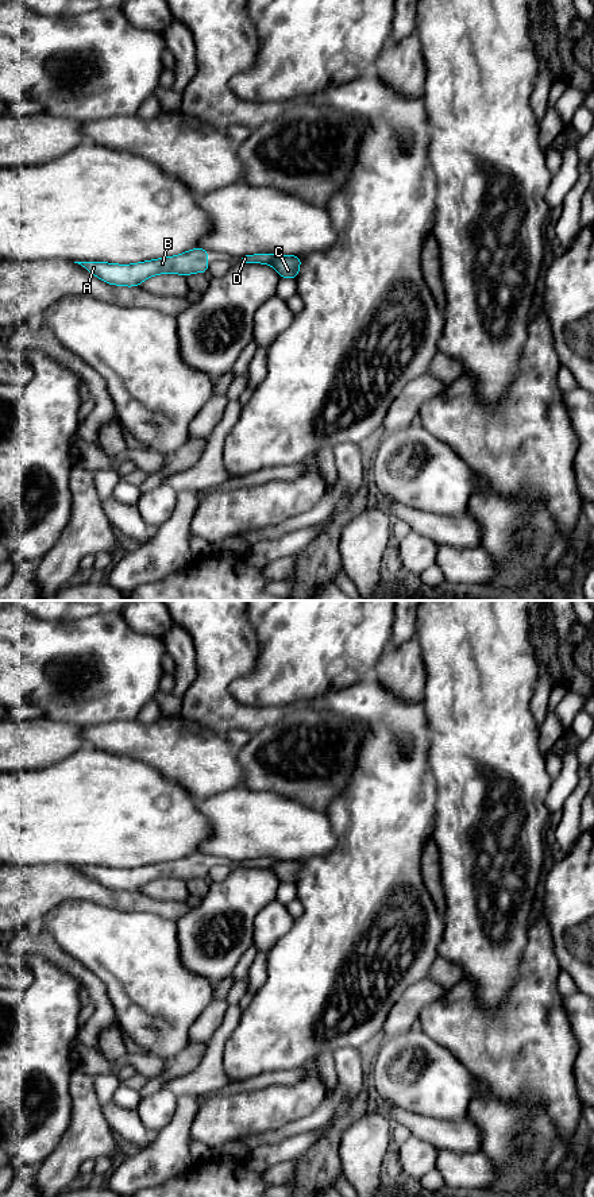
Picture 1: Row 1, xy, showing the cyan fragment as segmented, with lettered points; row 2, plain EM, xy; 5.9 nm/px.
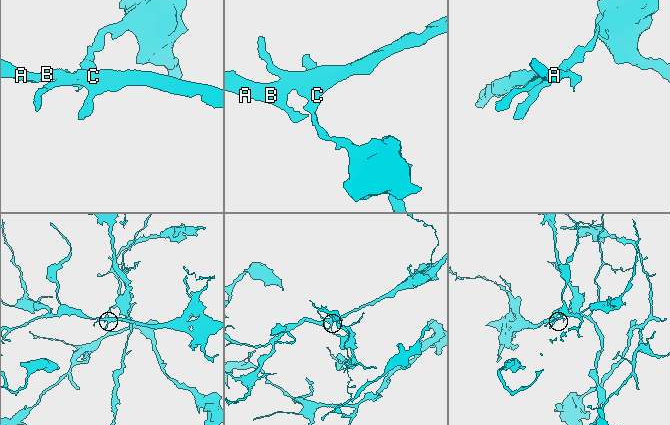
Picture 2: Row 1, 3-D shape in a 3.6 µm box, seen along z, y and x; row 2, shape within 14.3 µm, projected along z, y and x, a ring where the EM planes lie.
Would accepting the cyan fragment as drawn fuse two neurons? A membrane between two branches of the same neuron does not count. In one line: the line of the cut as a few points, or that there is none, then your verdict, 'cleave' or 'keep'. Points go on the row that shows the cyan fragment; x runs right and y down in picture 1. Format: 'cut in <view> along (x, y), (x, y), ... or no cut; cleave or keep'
cut in xy along (278, 255), (269, 263); cleave

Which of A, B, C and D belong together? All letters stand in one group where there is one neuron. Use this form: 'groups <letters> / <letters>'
groups A B C / D

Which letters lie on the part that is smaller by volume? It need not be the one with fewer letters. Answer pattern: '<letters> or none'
D

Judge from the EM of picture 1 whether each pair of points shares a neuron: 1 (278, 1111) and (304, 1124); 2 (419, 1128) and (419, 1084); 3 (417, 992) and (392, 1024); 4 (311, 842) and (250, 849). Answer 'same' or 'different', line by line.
1: different
2: different
3: same
4: same

